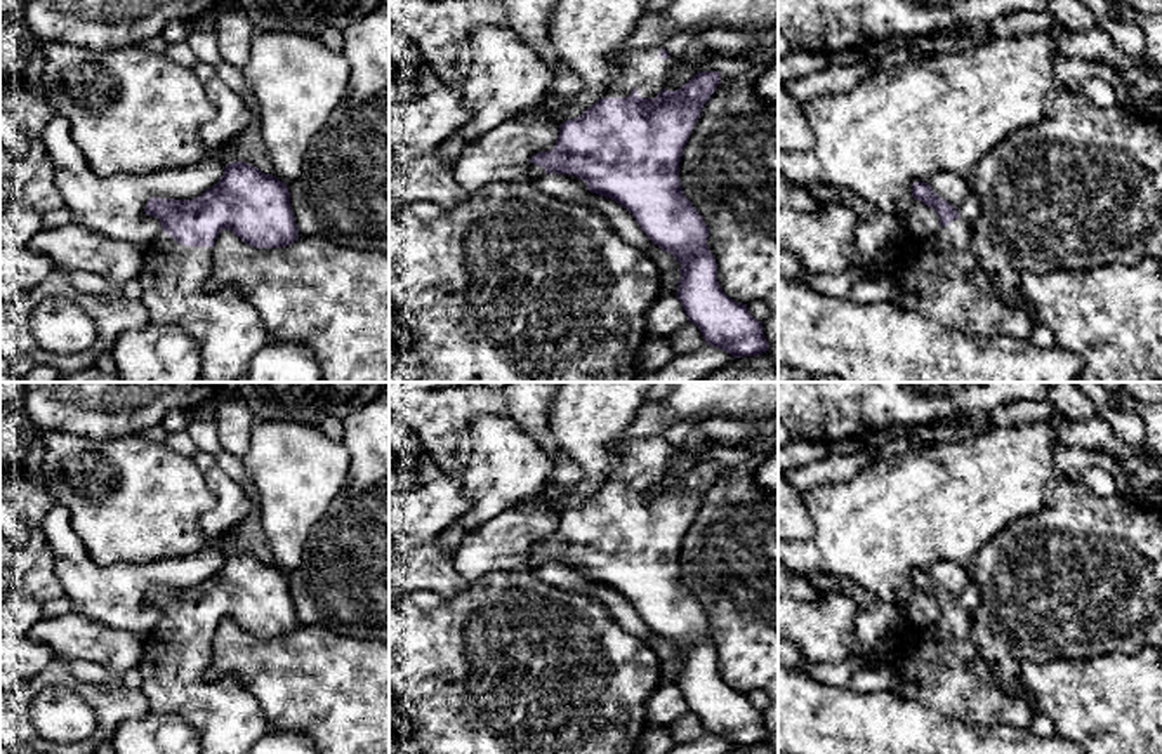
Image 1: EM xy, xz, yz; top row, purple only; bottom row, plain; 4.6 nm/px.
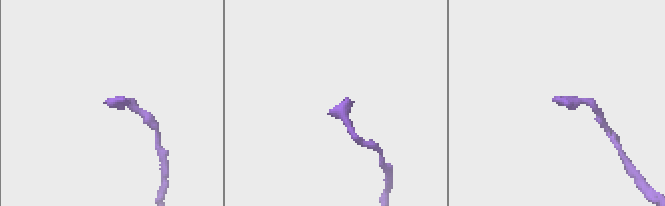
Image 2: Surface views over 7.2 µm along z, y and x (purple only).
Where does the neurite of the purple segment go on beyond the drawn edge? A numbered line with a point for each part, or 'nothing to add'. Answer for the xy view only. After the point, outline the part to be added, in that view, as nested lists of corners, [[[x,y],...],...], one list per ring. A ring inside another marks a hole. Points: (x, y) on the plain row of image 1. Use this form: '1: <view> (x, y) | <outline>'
1: xy (228, 718) | [[[160,617],[142,646],[137,667],[151,711],[188,721],[200,735],[201,754],[252,754],[267,721],[234,674],[207,676],[212,636],[181,634]]]

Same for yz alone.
1: yz (940, 666) | [[[962,606],[929,627],[908,629],[896,650],[893,693],[898,697],[985,728],[1030,728],[1032,700],[1009,697],[999,686],[973,641],[971,615]]]

